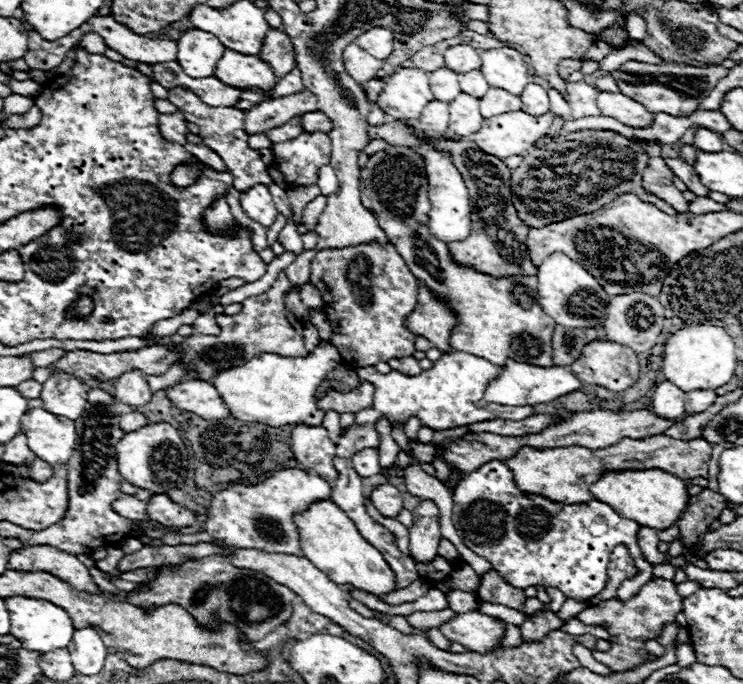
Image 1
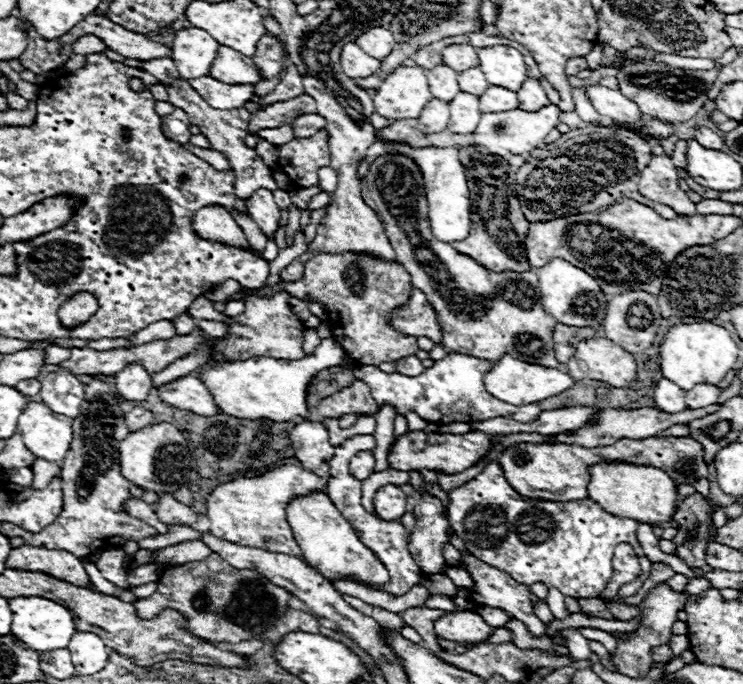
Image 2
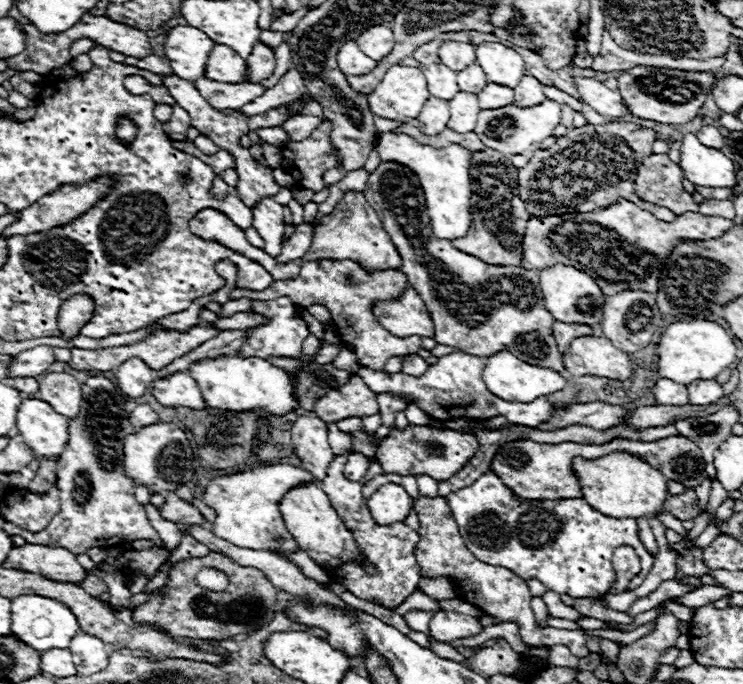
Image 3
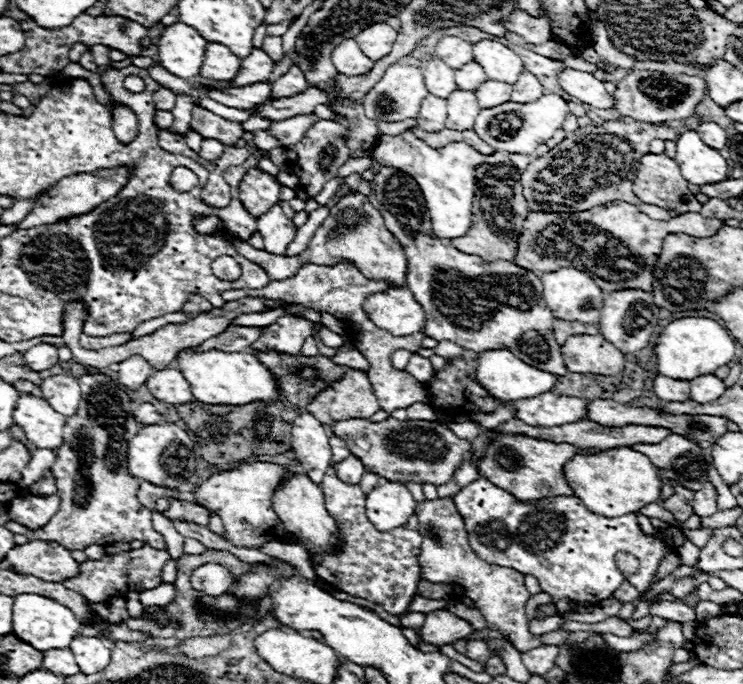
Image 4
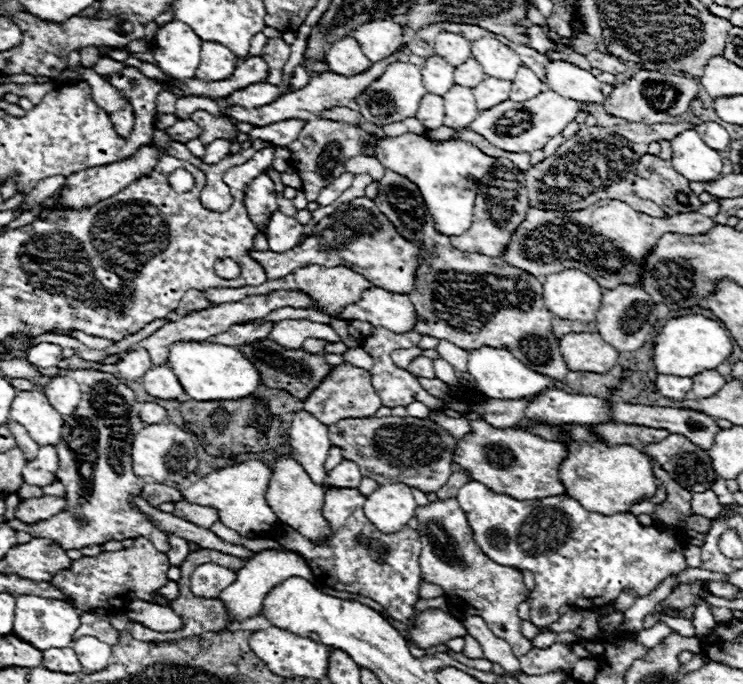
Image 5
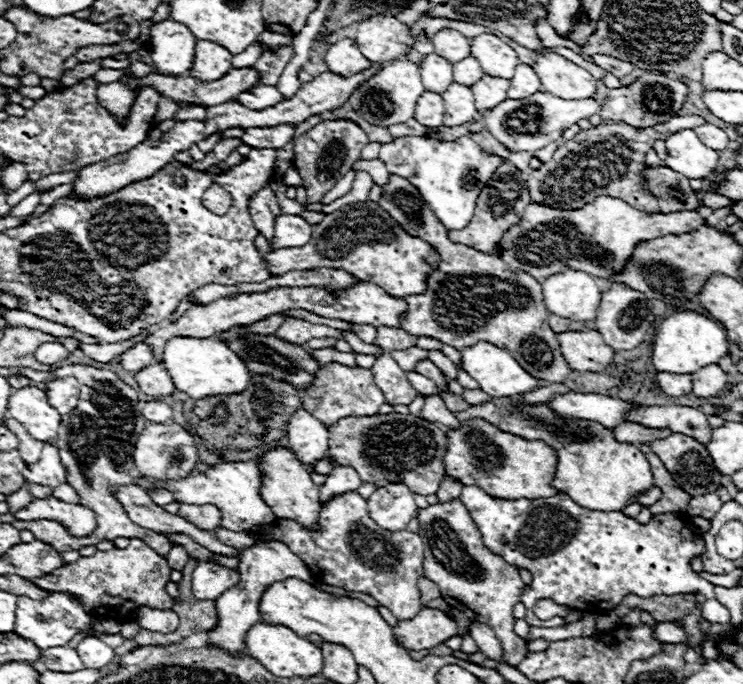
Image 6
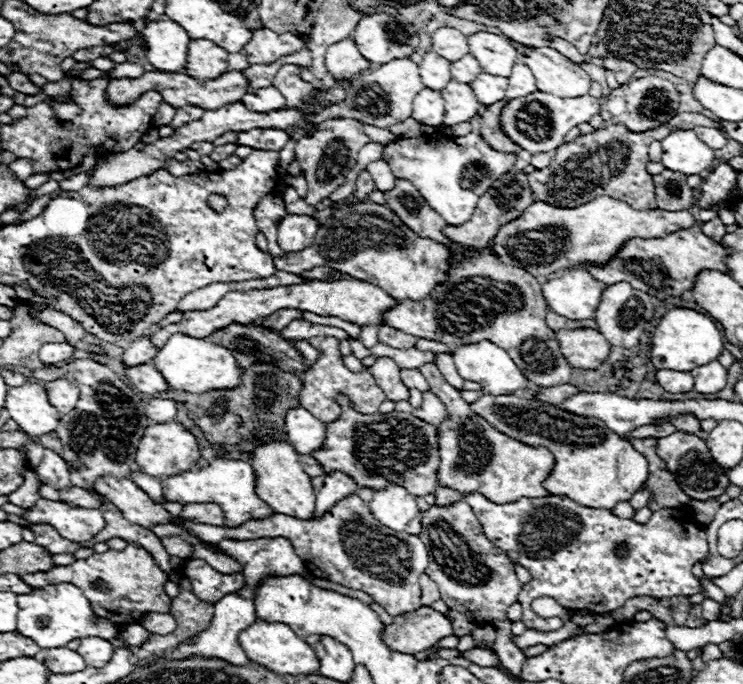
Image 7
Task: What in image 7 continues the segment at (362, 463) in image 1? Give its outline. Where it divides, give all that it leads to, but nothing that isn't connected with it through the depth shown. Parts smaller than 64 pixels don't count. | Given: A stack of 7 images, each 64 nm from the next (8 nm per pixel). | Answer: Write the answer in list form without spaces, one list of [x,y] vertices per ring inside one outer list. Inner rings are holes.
[[[332,472],[326,476],[324,486],[316,492],[316,516],[320,518],[324,512],[328,512],[340,498],[354,494],[356,492],[356,482],[342,472]]]

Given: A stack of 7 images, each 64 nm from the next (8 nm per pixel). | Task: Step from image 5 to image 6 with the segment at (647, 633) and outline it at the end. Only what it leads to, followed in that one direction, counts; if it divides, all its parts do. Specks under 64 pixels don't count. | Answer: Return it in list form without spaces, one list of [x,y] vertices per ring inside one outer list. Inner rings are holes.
[[[658,622],[654,628],[654,638],[658,642],[674,642],[674,644],[676,642],[688,642],[688,634],[670,622]]]

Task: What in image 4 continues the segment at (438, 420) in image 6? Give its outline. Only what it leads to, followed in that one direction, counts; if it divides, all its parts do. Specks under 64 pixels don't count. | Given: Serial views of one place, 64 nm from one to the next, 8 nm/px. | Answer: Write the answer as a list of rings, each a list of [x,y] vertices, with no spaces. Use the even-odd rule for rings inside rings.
[[[452,422],[452,424],[446,424],[458,438],[464,438],[464,440],[474,440],[476,434],[480,432],[480,428],[474,424],[474,422]]]

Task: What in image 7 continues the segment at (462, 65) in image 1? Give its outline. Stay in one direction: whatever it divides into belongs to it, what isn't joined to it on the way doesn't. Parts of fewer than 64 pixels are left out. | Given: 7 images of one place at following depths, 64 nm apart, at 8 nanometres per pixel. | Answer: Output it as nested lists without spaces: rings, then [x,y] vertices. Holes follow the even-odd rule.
[[[438,28],[432,34],[432,50],[436,50],[436,54],[440,54],[442,58],[448,58],[450,62],[456,62],[456,58],[468,54],[468,40],[456,28]]]

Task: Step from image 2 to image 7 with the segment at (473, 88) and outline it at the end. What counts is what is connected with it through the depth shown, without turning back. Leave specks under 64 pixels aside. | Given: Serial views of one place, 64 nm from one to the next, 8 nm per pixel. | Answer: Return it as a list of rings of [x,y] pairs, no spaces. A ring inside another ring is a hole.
[[[466,54],[458,62],[452,62],[450,72],[452,72],[452,78],[456,78],[458,82],[468,82],[470,84],[478,74],[482,74],[482,68],[472,54]]]

